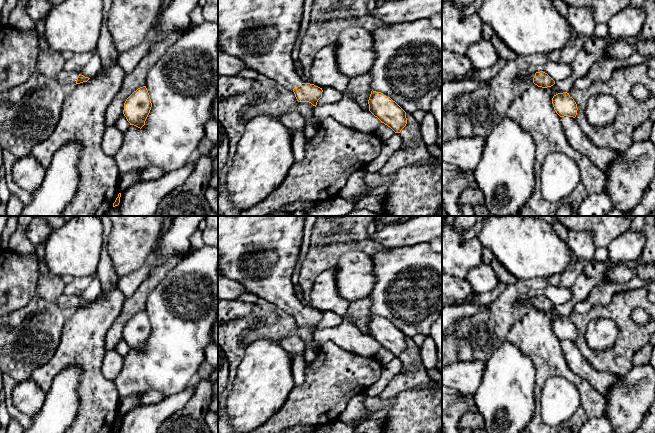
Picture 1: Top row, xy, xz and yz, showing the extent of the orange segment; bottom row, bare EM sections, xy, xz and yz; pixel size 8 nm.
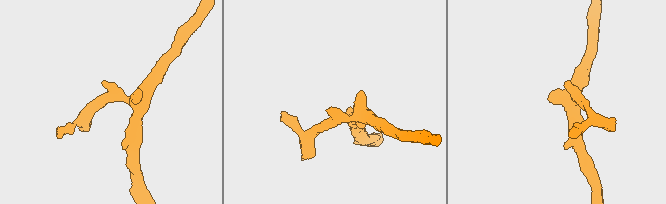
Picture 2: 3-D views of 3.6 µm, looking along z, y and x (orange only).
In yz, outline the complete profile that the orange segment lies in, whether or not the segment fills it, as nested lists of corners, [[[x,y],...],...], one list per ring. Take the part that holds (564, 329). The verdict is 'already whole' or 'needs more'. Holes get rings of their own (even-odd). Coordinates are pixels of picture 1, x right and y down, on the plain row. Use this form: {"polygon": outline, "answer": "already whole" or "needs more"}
{"polygon": [[[567,316],[554,319],[552,328],[554,334],[560,341],[569,340],[575,342],[577,339],[577,328]]], "answer": "already whole"}

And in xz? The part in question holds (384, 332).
{"polygon": [[[372,314],[368,328],[369,335],[395,357],[400,357],[406,350],[406,336],[390,321]]], "answer": "already whole"}

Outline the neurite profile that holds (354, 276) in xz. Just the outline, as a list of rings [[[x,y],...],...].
[[[348,251],[340,256],[337,263],[332,266],[336,270],[335,279],[339,295],[350,303],[370,297],[375,285],[373,275],[373,258],[362,251]]]

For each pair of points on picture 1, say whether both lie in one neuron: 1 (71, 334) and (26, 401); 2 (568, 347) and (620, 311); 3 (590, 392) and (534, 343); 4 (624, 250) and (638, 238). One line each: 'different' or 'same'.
1: different
2: different
3: same
4: same

